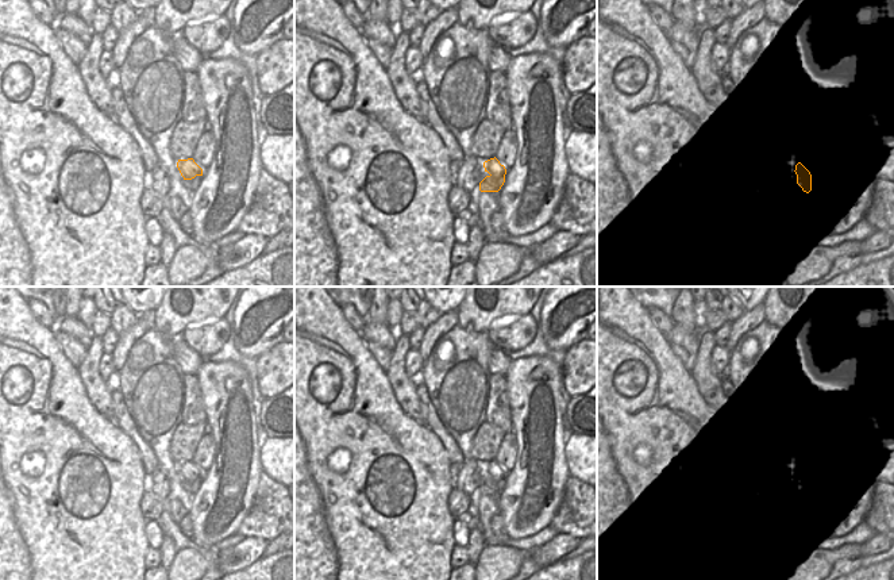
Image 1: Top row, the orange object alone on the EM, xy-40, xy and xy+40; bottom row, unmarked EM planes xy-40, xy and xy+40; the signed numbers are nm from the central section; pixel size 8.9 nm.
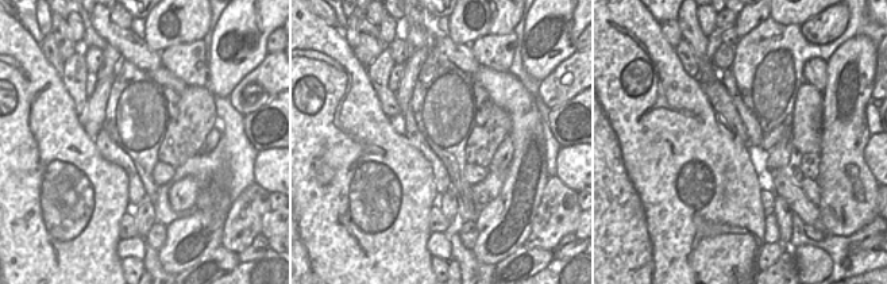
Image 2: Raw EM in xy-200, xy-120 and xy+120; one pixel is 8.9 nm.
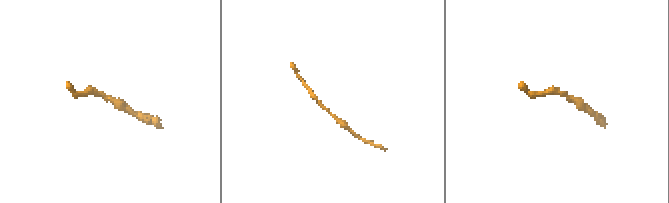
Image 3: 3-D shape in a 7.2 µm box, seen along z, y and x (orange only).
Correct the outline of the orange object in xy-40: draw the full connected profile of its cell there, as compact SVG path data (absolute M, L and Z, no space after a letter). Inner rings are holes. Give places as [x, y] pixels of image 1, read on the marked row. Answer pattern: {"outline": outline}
{"outline": "M193 158L178 160L177 168L184 180L192 180L196 176L203 176L203 169L194 162Z"}

